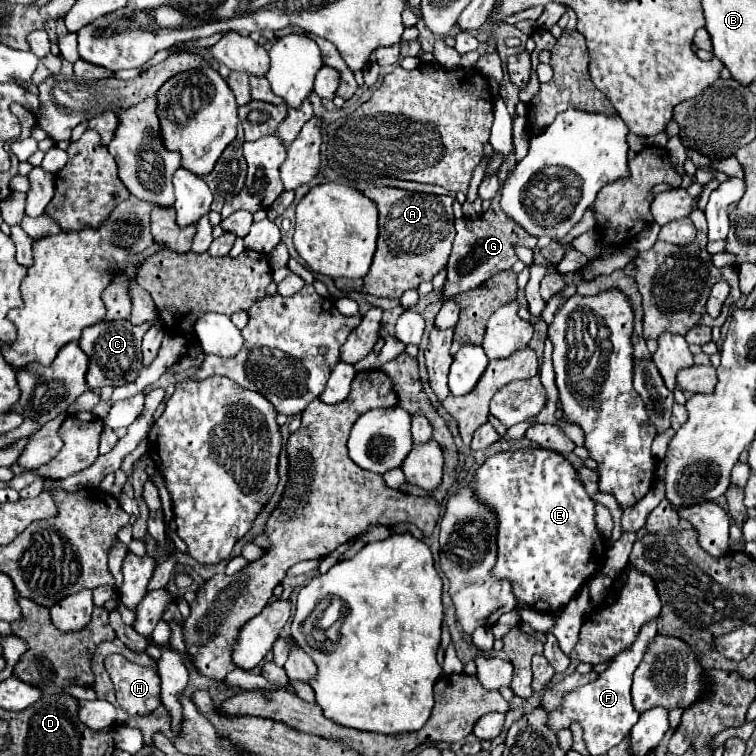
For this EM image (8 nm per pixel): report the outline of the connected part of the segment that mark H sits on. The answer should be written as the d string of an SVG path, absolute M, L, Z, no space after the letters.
M122 655L104 659L116 689L118 705L128 715L148 715L160 705L160 675L152 667L126 661Z

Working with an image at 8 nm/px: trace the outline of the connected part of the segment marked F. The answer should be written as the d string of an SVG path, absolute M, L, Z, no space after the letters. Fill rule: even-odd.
M660 617L650 619L640 629L634 645L630 645L628 649L618 653L614 657L614 661L610 663L610 667L604 673L600 673L600 677L596 681L592 681L584 687L578 687L578 689L564 695L562 709L554 709L548 717L550 729L560 731L560 729L570 727L572 721L578 721L584 729L584 741L586 741L590 755L606 755L612 747L616 747L626 737L626 733L634 727L634 723L640 717L640 713L634 709L632 699L630 699L632 673L638 667L638 661L642 661L642 653L646 653L646 645L650 645L650 641L658 635L658 631L656 631L658 619Z

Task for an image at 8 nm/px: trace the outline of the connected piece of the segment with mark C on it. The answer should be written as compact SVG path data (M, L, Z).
M122 319L122 321L100 321L92 327L86 327L78 343L90 359L88 373L86 373L88 387L100 389L106 385L120 387L120 385L134 383L142 369L142 337L150 329L150 325L152 323L142 323L136 327L130 325L128 319Z

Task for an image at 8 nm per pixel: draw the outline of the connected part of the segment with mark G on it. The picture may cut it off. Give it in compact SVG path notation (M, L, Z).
M496 195L492 199L490 209L486 213L482 213L478 219L468 219L468 217L456 219L456 239L454 239L452 253L450 253L450 259L446 265L448 277L444 283L442 299L448 299L448 297L454 297L458 293L476 289L480 283L494 277L494 273L510 269L518 261L518 255L514 251L516 245L522 245L528 249L536 247L538 239L528 235L522 227L518 227L514 221L510 221L502 213L502 209L498 207L498 197L500 195Z

